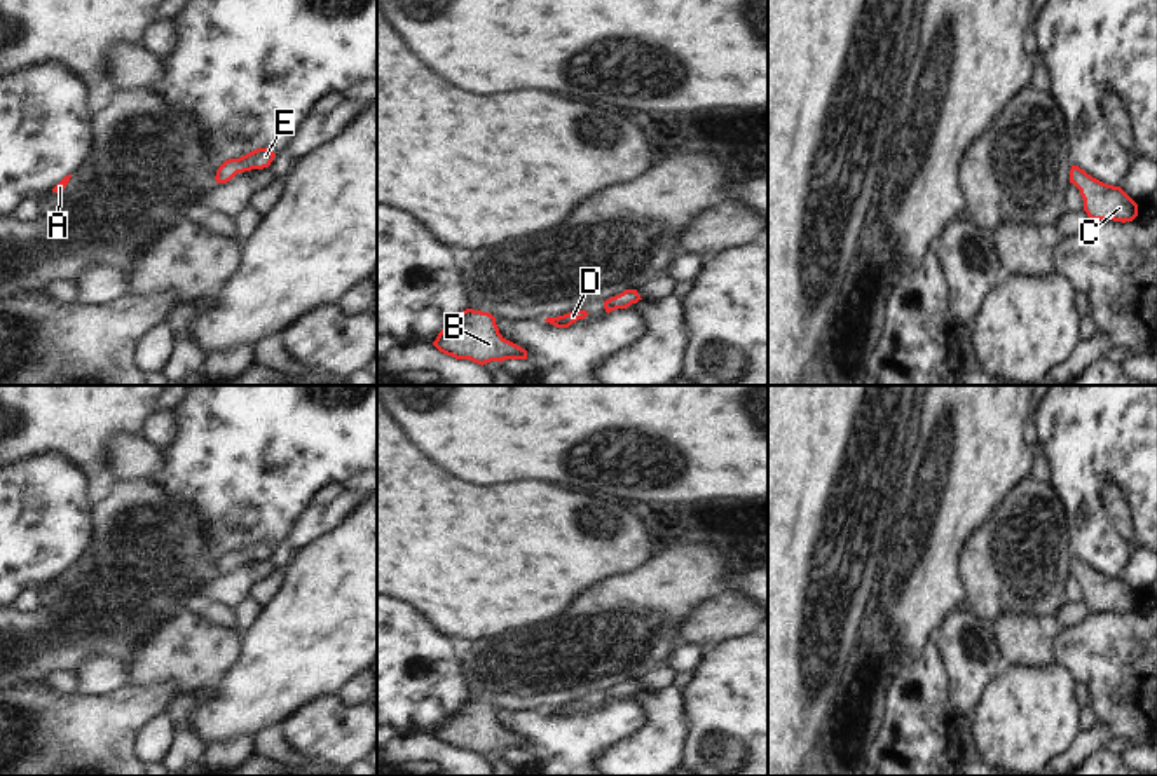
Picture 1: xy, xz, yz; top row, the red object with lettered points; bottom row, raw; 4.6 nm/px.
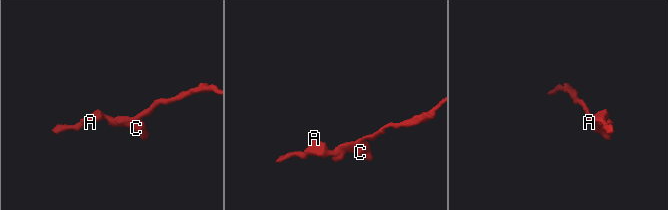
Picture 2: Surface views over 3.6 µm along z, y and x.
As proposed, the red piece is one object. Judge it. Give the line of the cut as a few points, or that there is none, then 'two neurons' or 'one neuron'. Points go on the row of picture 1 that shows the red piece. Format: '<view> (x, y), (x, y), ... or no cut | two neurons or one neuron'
no cut | one neuron

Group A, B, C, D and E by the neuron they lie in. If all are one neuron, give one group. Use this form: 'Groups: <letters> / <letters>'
Groups: A B C D E.

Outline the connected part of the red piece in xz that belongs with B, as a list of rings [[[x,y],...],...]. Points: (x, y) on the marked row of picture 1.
[[[466,309],[448,323],[433,345],[455,359],[469,359],[478,364],[504,359],[527,359],[527,351],[506,340],[489,312]]]

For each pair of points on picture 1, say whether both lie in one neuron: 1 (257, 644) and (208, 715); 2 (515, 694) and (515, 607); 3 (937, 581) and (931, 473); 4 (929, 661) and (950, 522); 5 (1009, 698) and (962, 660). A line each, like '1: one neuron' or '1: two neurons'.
1: one neuron
2: two neurons
3: one neuron
4: two neurons
5: two neurons

